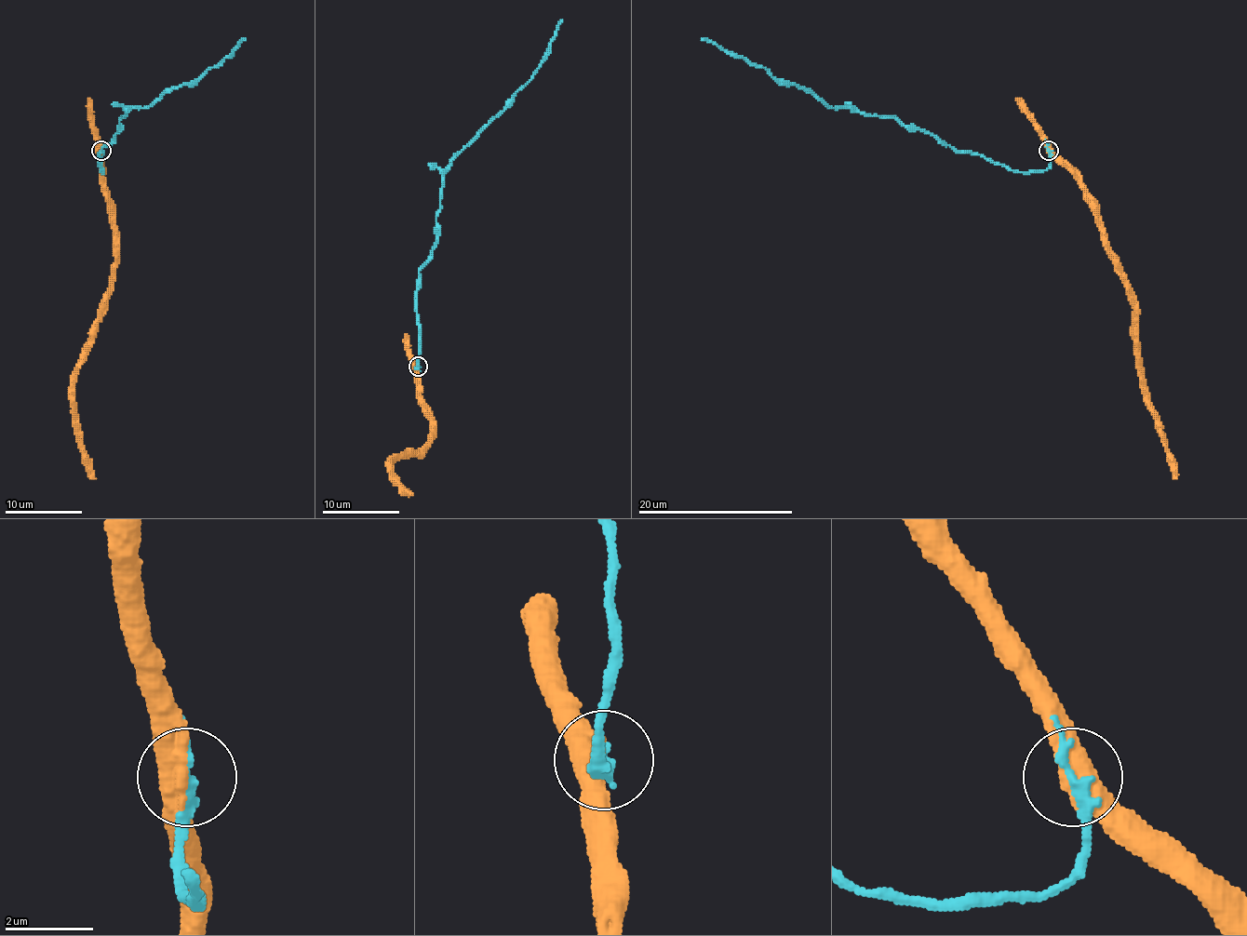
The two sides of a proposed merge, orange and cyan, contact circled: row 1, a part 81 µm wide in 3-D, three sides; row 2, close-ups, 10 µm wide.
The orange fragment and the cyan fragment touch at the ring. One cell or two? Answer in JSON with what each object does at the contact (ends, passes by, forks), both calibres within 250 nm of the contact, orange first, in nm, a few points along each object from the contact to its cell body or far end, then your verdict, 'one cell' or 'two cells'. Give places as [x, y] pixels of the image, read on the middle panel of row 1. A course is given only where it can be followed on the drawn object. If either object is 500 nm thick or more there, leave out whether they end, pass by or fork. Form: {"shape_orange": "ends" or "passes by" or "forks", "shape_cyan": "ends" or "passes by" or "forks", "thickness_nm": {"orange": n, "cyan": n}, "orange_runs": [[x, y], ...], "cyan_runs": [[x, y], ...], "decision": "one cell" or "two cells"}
{"shape_orange": "passes by", "shape_cyan": "passes by", "thickness_nm": {"orange": 480, "cyan": 200}, "orange_runs": [[416, 367], [421, 398], [432, 420], [432, 438], [419, 452], [410, 452], [391, 464], [391, 474], [412, 495]], "cyan_runs": [[419, 367], [416, 368], [419, 270], [435, 243], [435, 220], [440, 211], [444, 171], [531, 78], [560, 20]], "decision": "one cell"}

